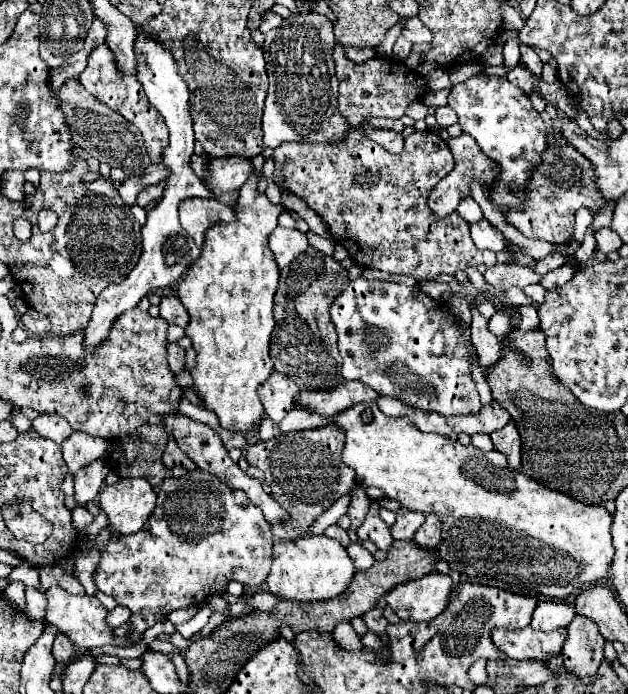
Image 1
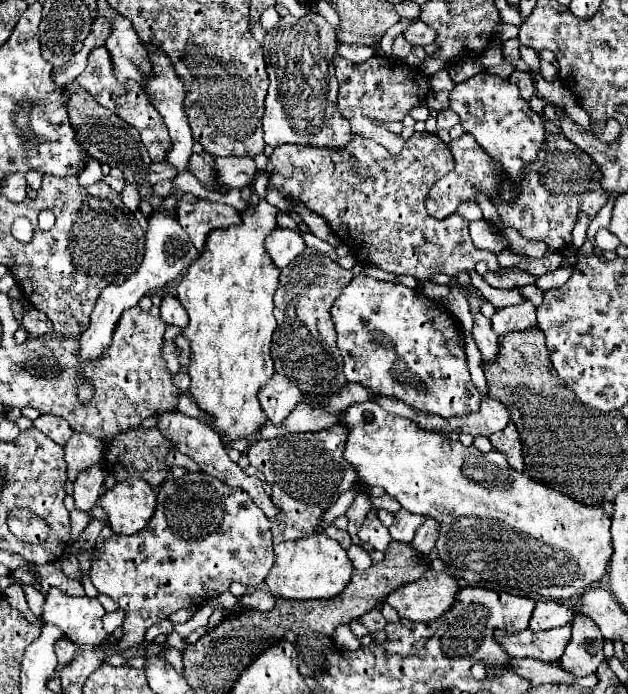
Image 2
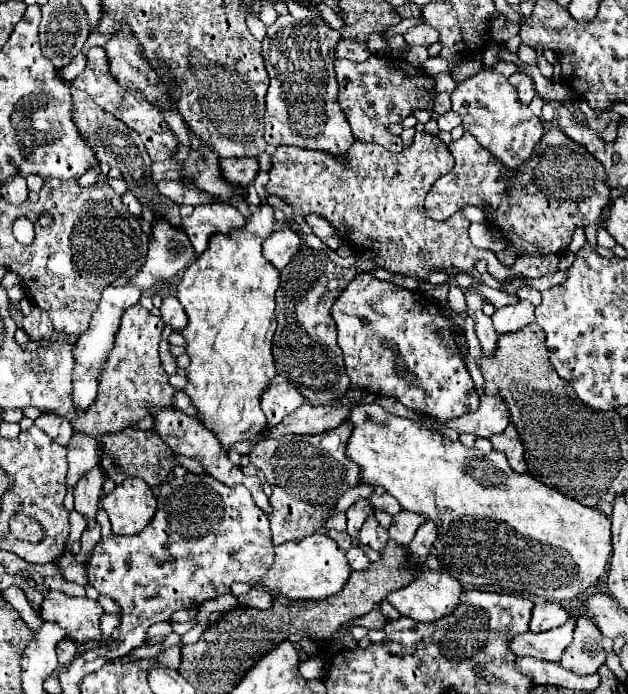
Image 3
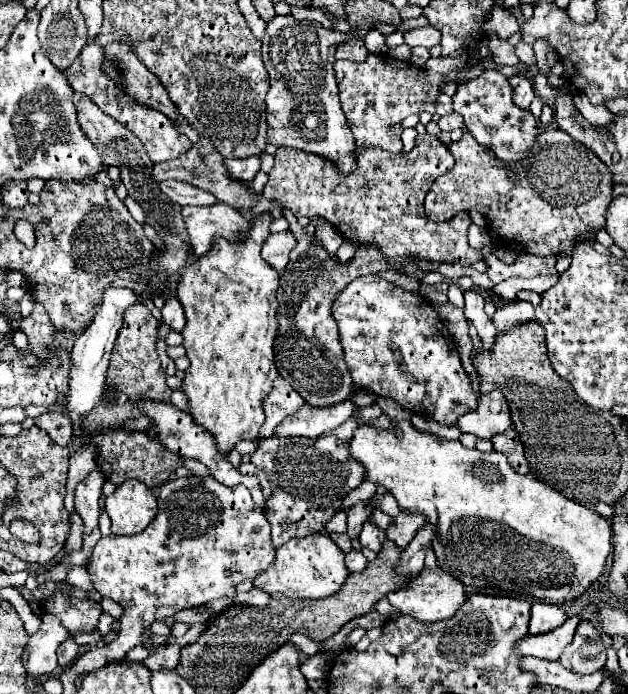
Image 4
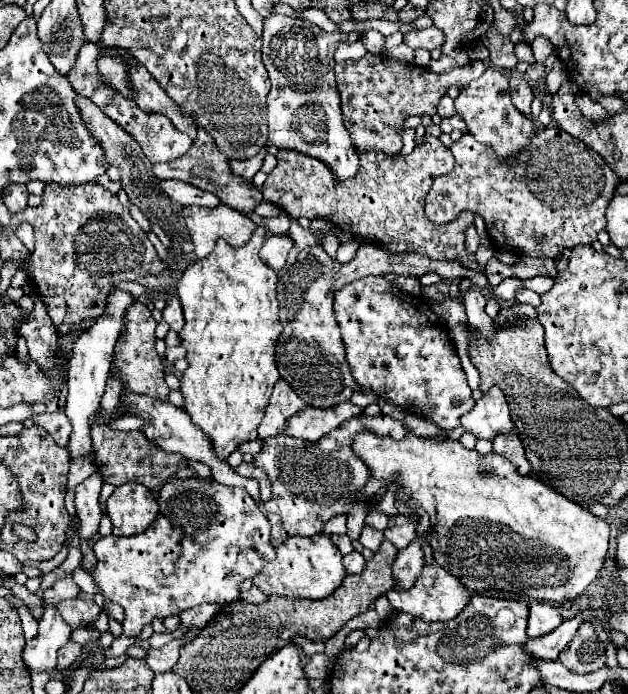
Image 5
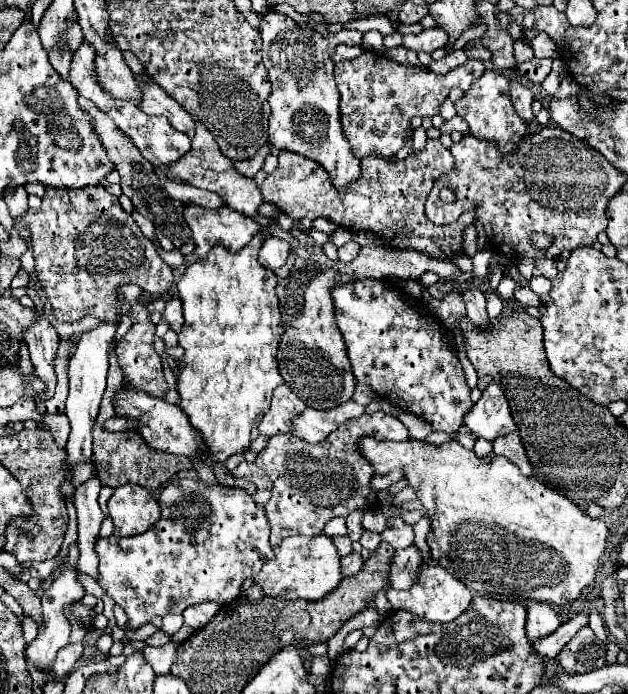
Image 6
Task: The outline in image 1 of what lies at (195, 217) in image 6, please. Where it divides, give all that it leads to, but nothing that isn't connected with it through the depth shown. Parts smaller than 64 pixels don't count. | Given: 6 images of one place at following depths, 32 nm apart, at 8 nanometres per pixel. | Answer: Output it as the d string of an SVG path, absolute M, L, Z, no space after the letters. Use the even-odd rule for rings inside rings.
M206 198L182 200L178 214L182 228L194 238L198 248L202 248L206 230L212 228L212 224L226 224L236 220L234 210L230 206Z

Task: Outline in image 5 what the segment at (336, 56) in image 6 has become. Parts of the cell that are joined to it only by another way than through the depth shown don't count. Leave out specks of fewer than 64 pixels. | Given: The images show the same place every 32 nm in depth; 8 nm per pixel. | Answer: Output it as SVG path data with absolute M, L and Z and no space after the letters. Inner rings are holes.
M362 40L354 42L354 44L338 44L336 52L334 52L334 60L360 60L366 54L366 48L362 44Z

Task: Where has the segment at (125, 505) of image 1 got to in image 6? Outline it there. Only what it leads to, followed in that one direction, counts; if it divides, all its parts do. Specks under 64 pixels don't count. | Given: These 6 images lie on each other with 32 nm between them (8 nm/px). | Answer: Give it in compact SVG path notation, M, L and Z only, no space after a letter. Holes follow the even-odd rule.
M124 484L116 488L108 500L108 510L114 520L114 534L120 538L146 532L162 516L160 504L138 484Z

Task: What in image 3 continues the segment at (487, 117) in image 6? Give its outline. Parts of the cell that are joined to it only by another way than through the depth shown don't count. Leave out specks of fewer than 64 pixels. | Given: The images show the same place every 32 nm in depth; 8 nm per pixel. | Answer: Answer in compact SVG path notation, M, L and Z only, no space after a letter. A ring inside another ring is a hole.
M484 68L484 72L460 82L450 98L452 110L462 116L464 130L508 168L518 168L528 160L544 134L540 118L536 118L528 106L518 102L516 88L496 70Z

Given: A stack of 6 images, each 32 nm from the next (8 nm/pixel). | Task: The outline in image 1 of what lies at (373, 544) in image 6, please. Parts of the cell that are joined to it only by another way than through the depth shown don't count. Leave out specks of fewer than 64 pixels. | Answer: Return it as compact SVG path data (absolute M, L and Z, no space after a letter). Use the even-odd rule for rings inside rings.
M372 504L364 524L358 528L358 538L360 540L370 540L378 550L388 550L388 546L392 544L392 536L390 536L390 528L380 520L378 516L380 506Z

